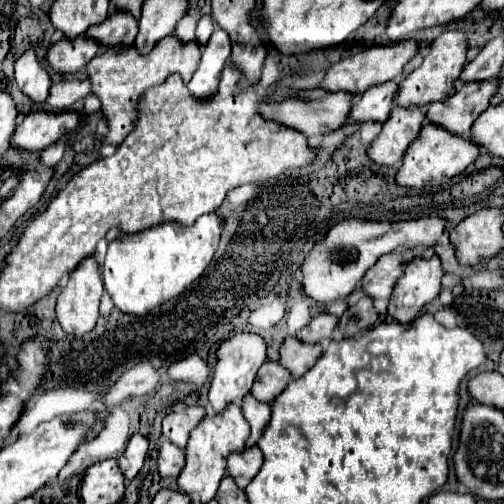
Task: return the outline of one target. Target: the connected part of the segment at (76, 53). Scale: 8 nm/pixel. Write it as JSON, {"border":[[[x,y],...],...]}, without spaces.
{"border":[[[83,34],[81,38],[63,38],[61,42],[53,42],[47,60],[59,74],[69,74],[83,70],[99,50],[101,44]]]}

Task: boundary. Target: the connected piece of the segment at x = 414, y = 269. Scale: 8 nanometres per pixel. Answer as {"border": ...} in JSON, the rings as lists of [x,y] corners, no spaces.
{"border":[[[437,254],[431,258],[413,258],[403,266],[403,274],[397,280],[391,300],[389,314],[401,324],[411,322],[419,310],[429,304],[441,292],[443,268]]]}

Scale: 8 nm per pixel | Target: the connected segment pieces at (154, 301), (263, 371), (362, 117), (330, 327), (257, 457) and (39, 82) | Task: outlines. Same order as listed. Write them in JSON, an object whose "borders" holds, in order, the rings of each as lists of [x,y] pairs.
{"borders":[[[[205,214],[197,218],[193,226],[183,226],[183,224],[159,224],[151,226],[143,232],[137,234],[121,234],[117,240],[109,244],[105,262],[103,262],[103,284],[105,290],[109,292],[113,304],[121,312],[131,312],[131,314],[147,314],[155,306],[161,306],[169,298],[179,296],[195,278],[203,274],[203,270],[209,266],[215,250],[219,244],[219,218],[215,214]]],[[[265,362],[259,368],[257,380],[251,388],[251,394],[261,400],[261,402],[273,402],[277,394],[281,394],[281,390],[289,384],[291,374],[287,368],[283,368],[279,362]]],[[[389,80],[385,84],[377,84],[373,88],[369,88],[365,94],[361,94],[351,110],[351,118],[355,118],[357,122],[365,122],[365,120],[377,120],[377,122],[385,122],[391,114],[391,106],[395,104],[395,96],[399,84]]],[[[321,312],[321,314],[313,316],[313,320],[311,320],[305,328],[301,328],[301,330],[297,332],[297,338],[299,338],[301,342],[315,344],[315,342],[319,342],[321,338],[331,338],[331,332],[335,330],[335,326],[337,326],[337,316],[331,316],[331,314]]],[[[253,446],[253,448],[245,448],[241,452],[229,454],[227,472],[239,488],[245,488],[255,478],[261,464],[263,464],[263,454],[257,446]]],[[[31,44],[15,62],[15,82],[19,90],[25,92],[33,102],[45,102],[49,96],[51,78],[35,50],[37,44]]]]}

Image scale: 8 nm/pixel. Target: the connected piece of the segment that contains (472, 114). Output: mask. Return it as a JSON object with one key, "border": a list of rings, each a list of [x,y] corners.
{"border":[[[499,78],[487,82],[485,80],[465,82],[463,86],[459,86],[459,90],[453,96],[425,106],[427,112],[425,122],[441,124],[447,130],[453,130],[455,134],[469,136],[473,122],[489,106],[497,88],[499,88]]]}

